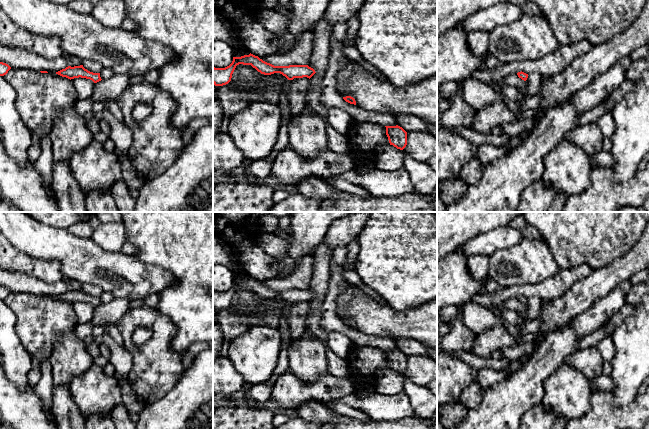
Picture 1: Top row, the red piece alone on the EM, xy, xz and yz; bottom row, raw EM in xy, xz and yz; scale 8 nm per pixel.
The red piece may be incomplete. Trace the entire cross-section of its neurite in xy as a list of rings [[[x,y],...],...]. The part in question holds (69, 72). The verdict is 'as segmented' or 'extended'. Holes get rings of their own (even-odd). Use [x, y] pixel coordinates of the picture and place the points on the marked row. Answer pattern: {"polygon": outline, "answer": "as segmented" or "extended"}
{"polygon": [[[83,65],[74,66],[74,67],[68,66],[65,69],[62,69],[62,70],[56,72],[56,74],[58,74],[62,77],[66,77],[70,80],[74,79],[74,78],[79,78],[79,77],[90,79],[94,83],[97,83],[102,80],[100,77],[100,73],[90,72],[87,69],[85,69],[83,67]]], "answer": "as segmented"}

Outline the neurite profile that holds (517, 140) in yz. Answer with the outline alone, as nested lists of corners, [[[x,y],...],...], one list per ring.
[[[521,133],[515,137],[512,137],[512,139],[506,144],[508,150],[512,151],[513,149],[517,148],[519,145],[522,144],[522,142],[527,138],[529,133]]]

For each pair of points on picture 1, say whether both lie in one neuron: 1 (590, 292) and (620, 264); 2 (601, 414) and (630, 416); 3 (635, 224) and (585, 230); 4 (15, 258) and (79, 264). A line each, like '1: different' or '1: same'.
1: same
2: same
3: same
4: different

